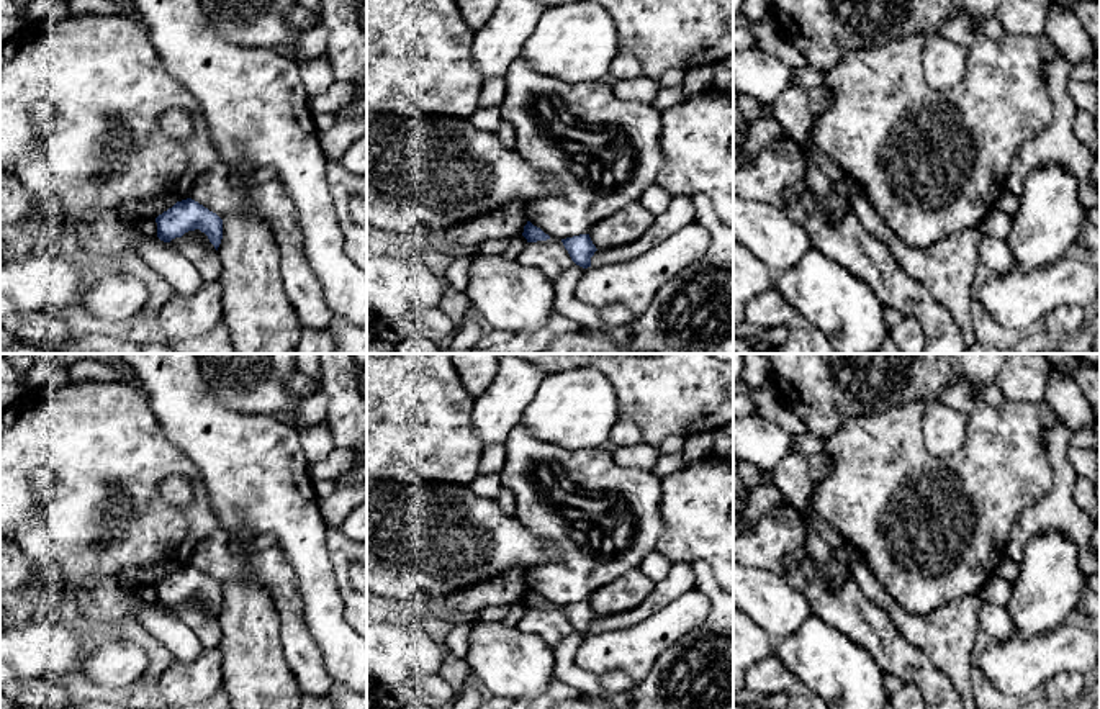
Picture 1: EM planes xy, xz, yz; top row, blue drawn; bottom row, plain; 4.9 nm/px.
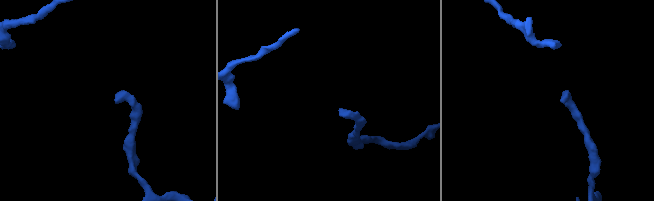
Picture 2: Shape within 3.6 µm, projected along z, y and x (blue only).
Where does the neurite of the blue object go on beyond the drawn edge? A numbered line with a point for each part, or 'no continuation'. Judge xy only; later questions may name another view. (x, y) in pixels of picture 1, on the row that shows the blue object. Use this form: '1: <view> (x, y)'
no continuation

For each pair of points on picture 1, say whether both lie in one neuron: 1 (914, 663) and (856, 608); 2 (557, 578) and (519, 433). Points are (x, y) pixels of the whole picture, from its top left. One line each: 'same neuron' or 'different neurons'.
1: same neuron
2: same neuron

